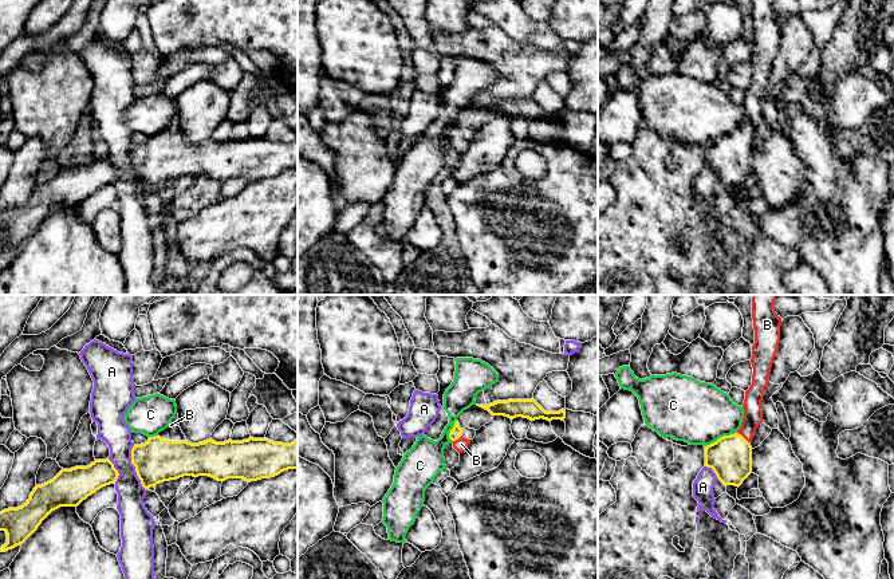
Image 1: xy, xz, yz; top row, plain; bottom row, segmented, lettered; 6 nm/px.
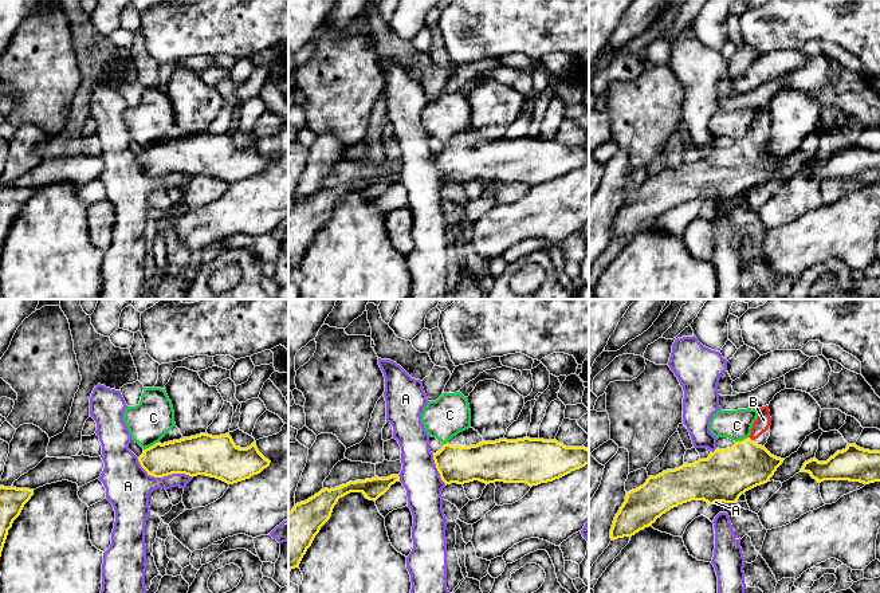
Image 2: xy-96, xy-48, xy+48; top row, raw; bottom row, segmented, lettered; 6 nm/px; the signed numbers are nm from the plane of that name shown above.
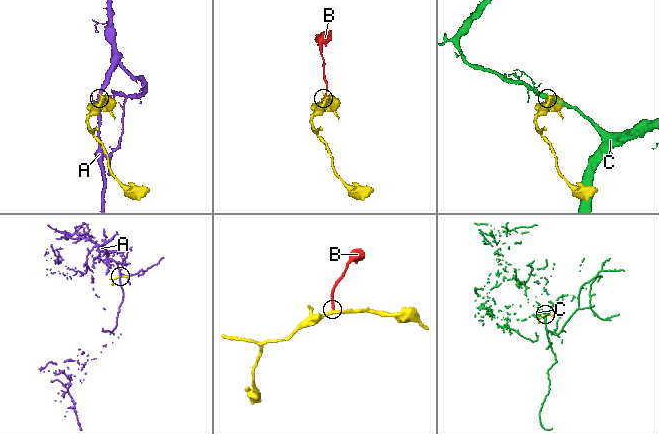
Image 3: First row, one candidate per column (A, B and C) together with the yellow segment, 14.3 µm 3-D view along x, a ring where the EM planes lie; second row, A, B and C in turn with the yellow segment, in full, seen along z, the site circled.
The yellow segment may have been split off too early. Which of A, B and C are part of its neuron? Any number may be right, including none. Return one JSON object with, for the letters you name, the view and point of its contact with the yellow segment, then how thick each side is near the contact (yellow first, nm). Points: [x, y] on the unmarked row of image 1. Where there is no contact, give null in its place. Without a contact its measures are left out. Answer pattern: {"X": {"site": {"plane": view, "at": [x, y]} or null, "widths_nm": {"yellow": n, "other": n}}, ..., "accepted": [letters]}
{"B": {"site": {"plane": "yz", "at": [743, 137]}, "widths_nm": {"yellow": 260, "other": 110}}, "accepted": ["B"]}

